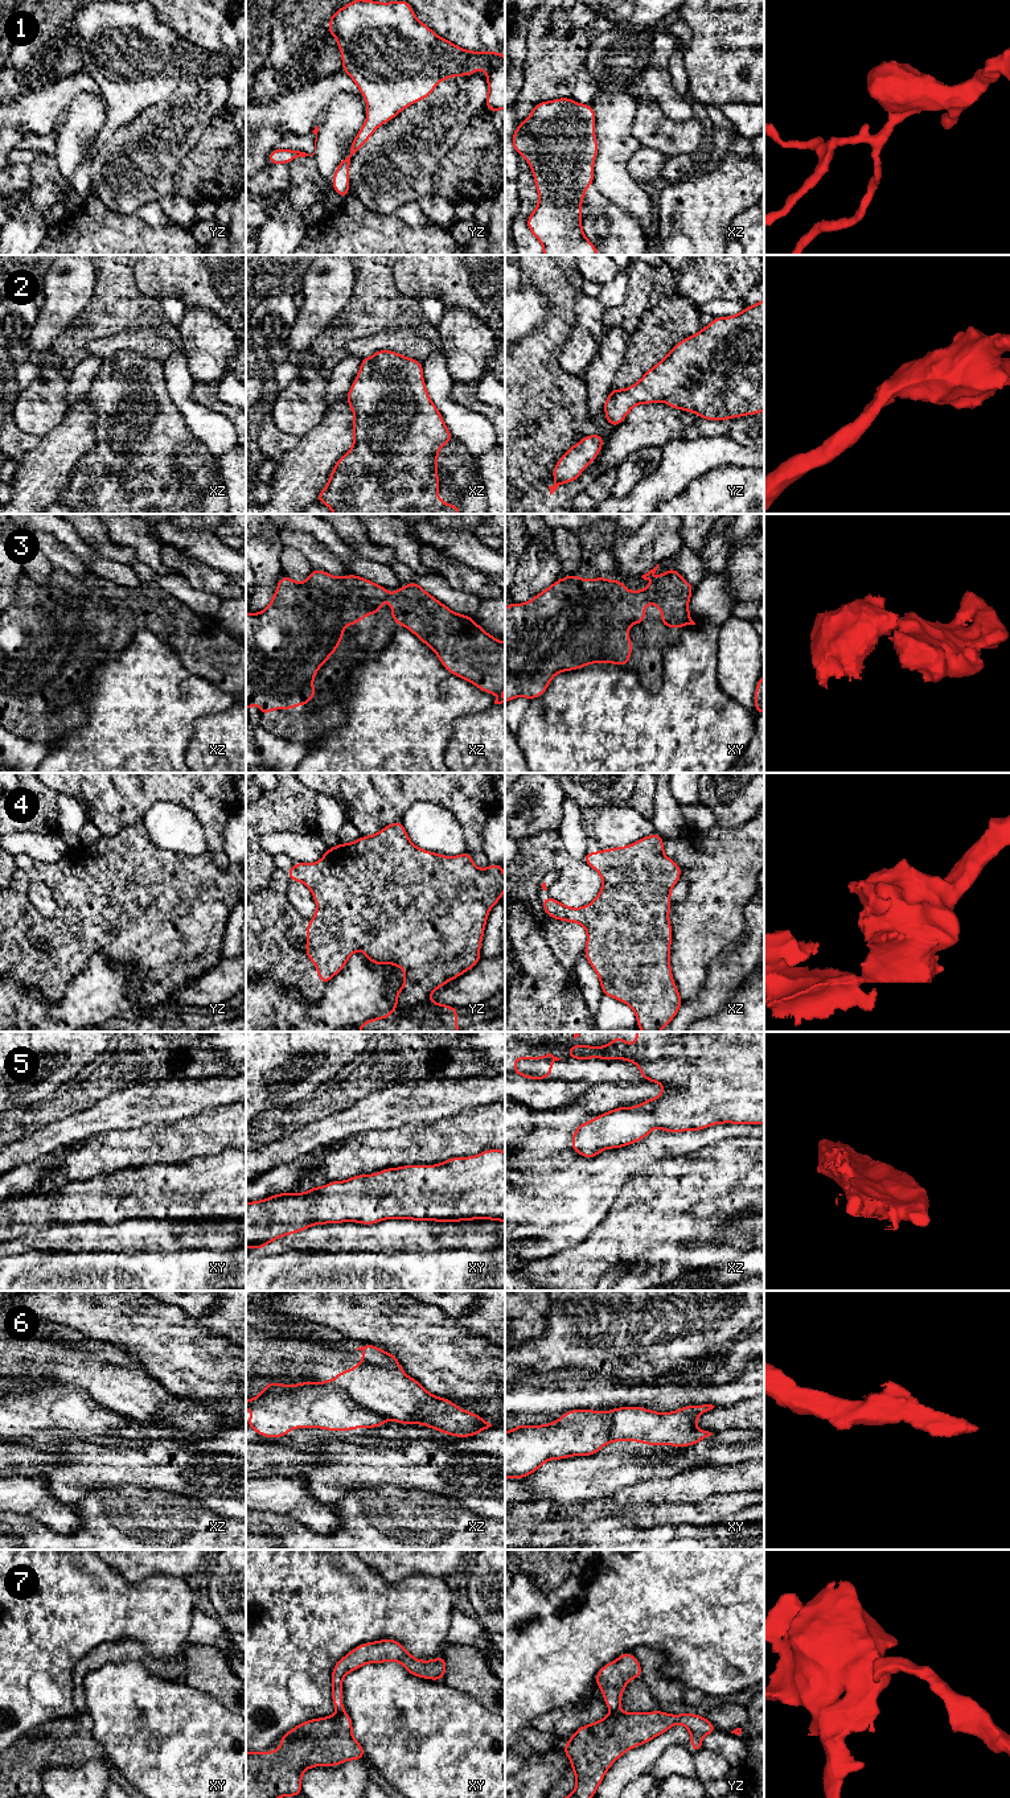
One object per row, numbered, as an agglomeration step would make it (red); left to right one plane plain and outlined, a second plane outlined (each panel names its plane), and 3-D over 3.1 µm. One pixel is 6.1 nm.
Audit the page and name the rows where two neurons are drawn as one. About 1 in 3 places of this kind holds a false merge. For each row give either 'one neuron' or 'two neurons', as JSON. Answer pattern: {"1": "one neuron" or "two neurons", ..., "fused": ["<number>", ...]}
{"1": "one neuron", "2": "one neuron", "3": "one neuron", "4": "one neuron", "5": "one neuron", "6": "two neurons", "7": "two neurons", "fused": ["6", "7"]}

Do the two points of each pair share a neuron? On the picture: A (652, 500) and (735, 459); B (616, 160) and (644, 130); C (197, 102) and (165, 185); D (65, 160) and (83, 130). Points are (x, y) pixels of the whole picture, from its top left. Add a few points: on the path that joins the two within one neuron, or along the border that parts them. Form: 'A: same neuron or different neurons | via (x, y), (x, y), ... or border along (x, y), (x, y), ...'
A: same neuron | via (673, 478), (693, 459), (714, 459)
B: different neurons | border along (636, 107), (632, 135), (641, 145)
C: same neuron | via (177, 123), (165, 135), (165, 164)
D: same neuron | via (70, 152), (76, 138)

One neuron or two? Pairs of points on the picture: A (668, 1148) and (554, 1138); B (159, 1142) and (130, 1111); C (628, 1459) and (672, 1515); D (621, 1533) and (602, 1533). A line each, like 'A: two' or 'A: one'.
A: one
B: two
C: two
D: one

